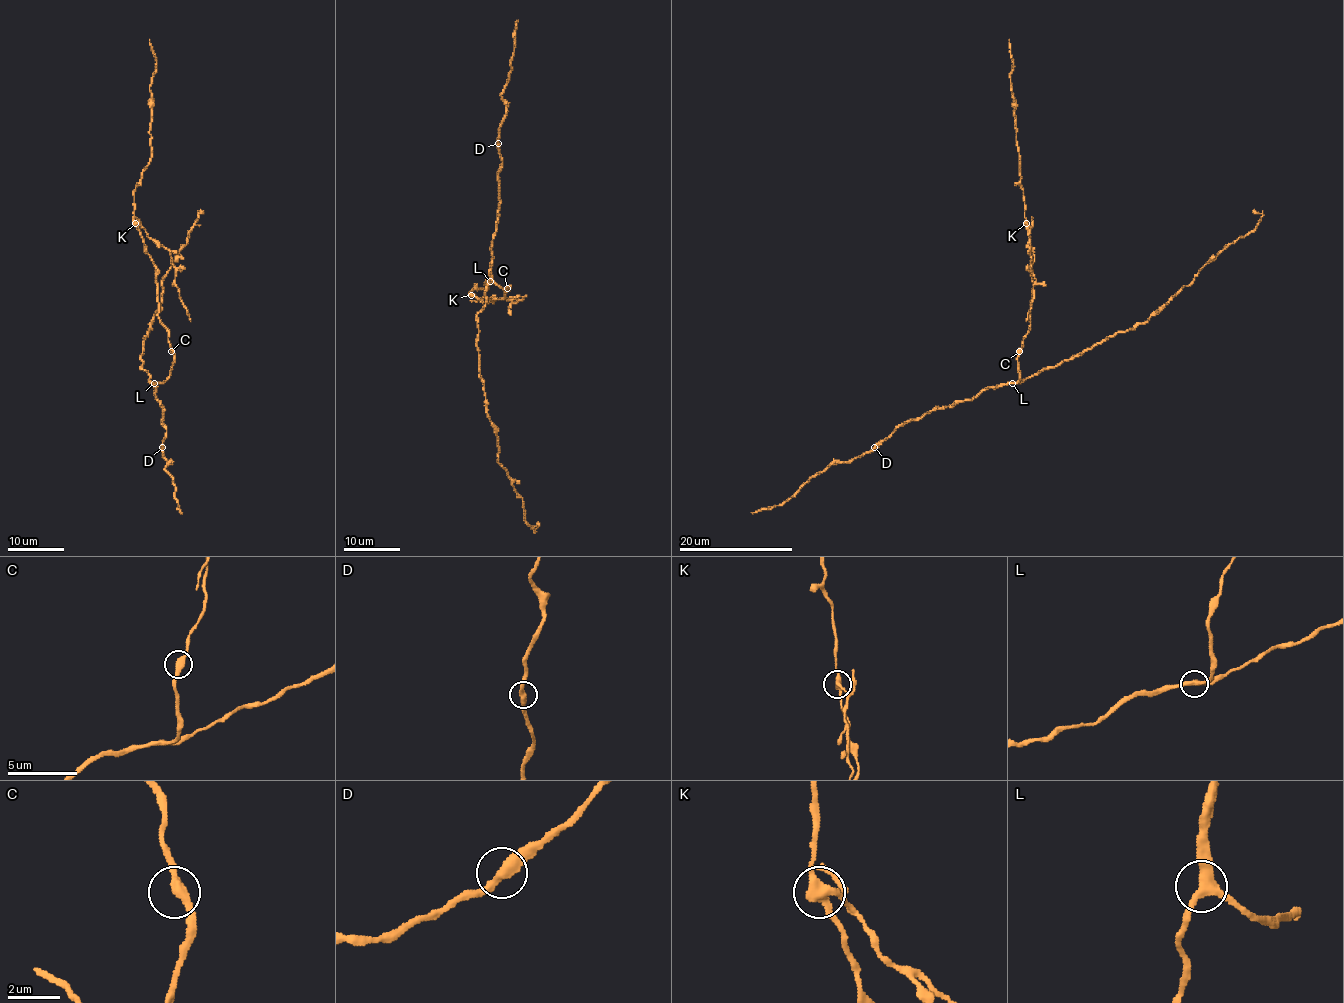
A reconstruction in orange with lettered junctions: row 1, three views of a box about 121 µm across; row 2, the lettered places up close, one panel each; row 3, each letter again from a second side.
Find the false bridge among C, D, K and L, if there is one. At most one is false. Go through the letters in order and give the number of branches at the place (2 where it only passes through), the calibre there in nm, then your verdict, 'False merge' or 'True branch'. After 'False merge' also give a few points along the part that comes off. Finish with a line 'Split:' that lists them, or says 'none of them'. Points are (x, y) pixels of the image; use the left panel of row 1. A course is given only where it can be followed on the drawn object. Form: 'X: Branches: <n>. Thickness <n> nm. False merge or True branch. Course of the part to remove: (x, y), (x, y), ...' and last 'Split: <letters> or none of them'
C: Branches: 2. Thickness 380 nm. True branch
D: Branches: 2. Thickness 380 nm. True branch
K: Branches: 3. Thickness 320 nm. False merge. Course of the part to remove: (135, 223), (169, 252), (175, 283), (191, 321)
L: Branches: 3. Thickness 320 nm. True branch
Split: K

